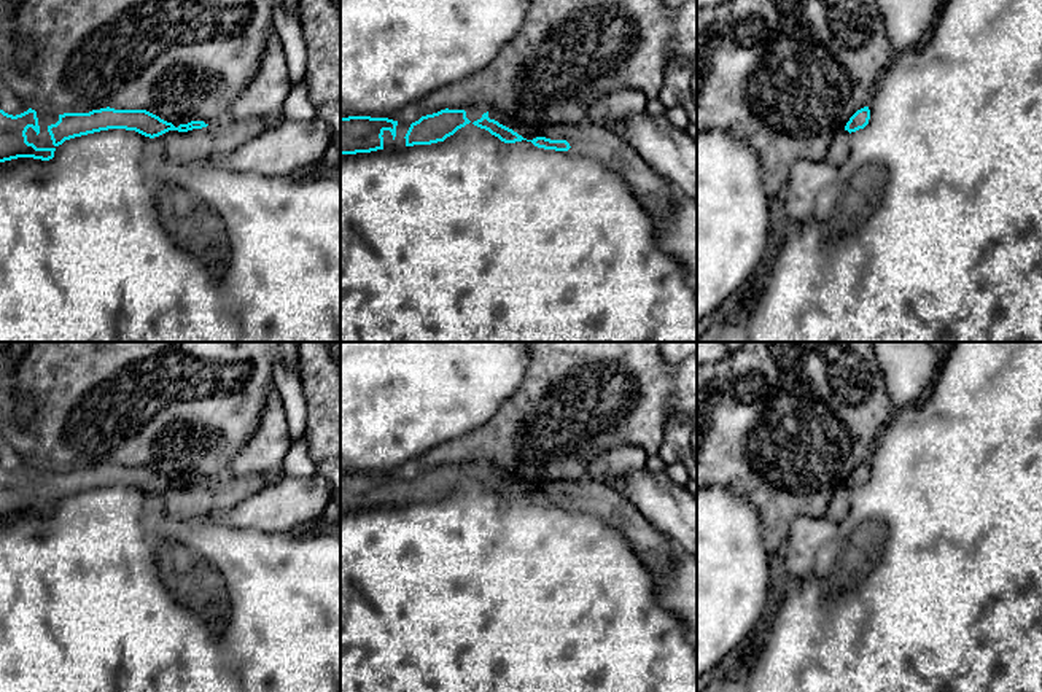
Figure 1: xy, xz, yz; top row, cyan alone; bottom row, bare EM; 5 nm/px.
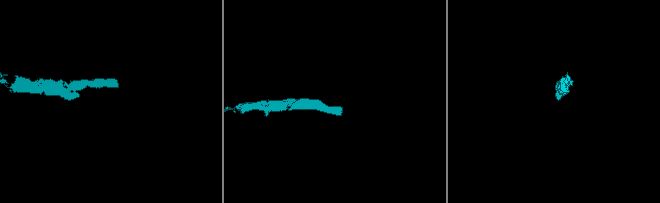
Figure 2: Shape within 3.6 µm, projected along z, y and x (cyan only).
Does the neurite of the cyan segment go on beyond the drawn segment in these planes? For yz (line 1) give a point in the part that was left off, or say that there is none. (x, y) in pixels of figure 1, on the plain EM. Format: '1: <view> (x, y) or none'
1: yz (839, 506)

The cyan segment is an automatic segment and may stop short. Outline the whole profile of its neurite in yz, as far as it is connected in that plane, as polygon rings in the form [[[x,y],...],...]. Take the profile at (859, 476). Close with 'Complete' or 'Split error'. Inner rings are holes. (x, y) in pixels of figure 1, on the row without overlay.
[[[864,463],[857,466],[846,482],[834,493],[827,506],[826,517],[835,523],[840,523],[850,512],[850,493],[853,488],[864,485],[869,480],[870,466]]]. Split error

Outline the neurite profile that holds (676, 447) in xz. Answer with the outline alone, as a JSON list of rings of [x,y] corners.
[[[689,415],[670,418],[659,457],[667,465],[681,463],[687,469],[690,480],[697,480],[697,460],[694,458],[690,447],[692,431],[694,426]]]

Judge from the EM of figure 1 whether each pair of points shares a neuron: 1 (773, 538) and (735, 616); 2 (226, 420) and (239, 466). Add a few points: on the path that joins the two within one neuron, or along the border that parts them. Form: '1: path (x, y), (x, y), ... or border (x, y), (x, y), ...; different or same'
1: border (758, 516), (762, 548), (769, 557); different
2: border (258, 425), (248, 443), (233, 458), (229, 473); different

